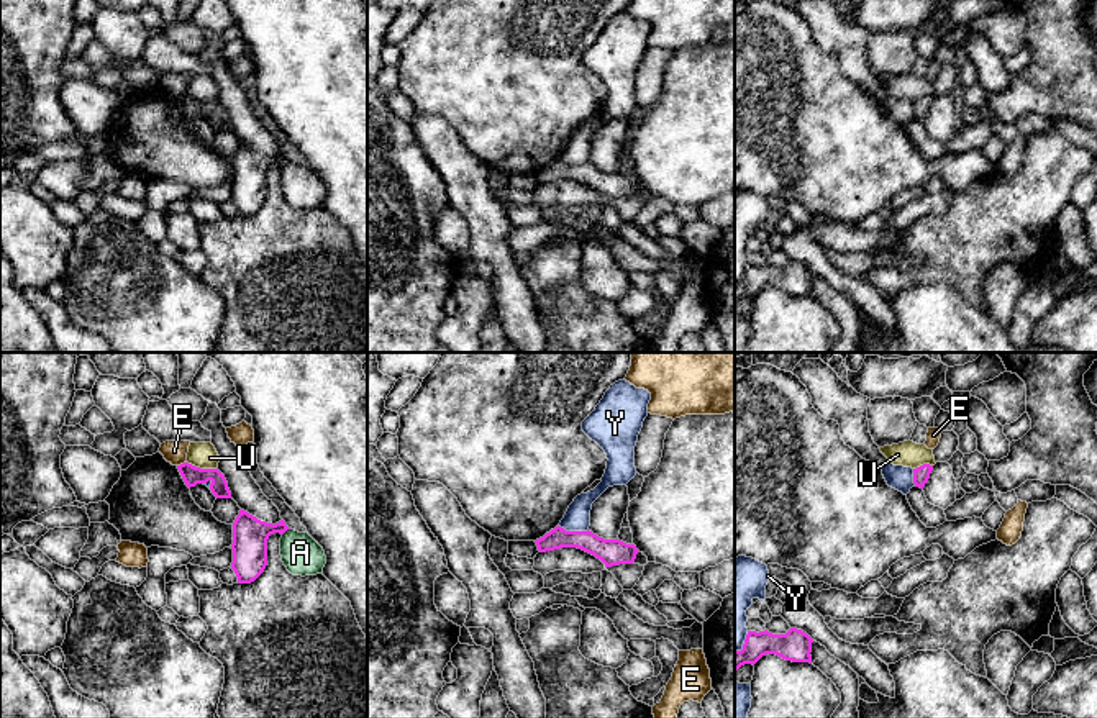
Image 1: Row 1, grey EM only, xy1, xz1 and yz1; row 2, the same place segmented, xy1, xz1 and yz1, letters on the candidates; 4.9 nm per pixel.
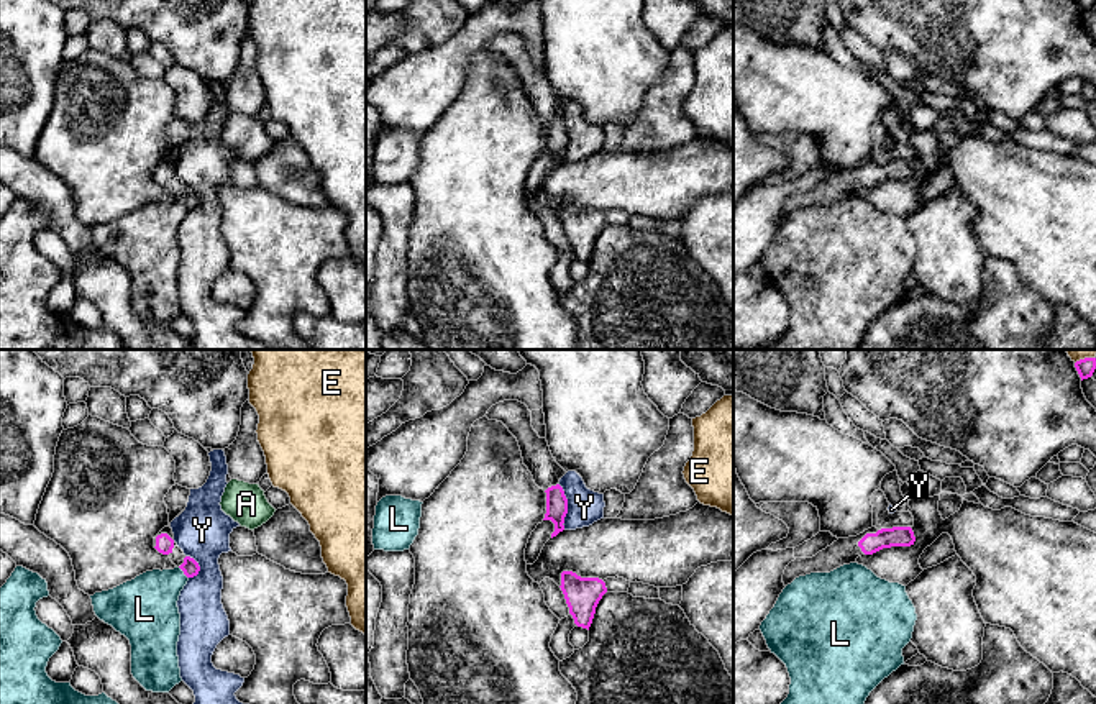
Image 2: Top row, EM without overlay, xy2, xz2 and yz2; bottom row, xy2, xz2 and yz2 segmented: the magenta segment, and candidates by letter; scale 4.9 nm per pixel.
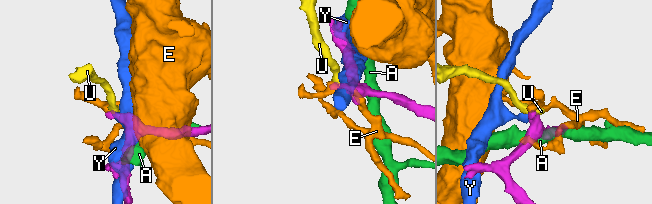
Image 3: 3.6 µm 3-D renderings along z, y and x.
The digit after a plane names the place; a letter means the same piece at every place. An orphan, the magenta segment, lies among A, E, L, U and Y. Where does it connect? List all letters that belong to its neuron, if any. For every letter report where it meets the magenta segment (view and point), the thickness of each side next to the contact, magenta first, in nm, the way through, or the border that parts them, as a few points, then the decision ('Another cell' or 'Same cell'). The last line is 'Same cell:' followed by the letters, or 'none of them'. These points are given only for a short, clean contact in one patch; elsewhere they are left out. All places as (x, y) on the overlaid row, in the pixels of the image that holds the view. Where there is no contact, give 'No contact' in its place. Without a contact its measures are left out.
A: Touches magenta at xy1 (286, 530). Thickness 180 nm (magenta) against 190 nm. Boundary: xy1 (291, 528), (282, 535). Another cell
E: Touches magenta at xy1 (181, 464). Thickness 90 nm (magenta) against 110 nm. Boundary: xy1 (184, 461), (177, 466). Another cell
L: Touches magenta at xy2 (184, 573). Thickness 90 nm (magenta) against 300 nm. Boundary: xy2 (179, 566), (187, 578). Another cell
U: Touches magenta at xy1 (199, 468). Thickness 90 nm (magenta) against 130 nm. Boundary: xy1 (186, 461), (215, 469). Another cell
Y: Touches magenta at xz2 (566, 506). Thickness 110 nm (magenta) against 170 nm. Another cell
Same cell: none of them

